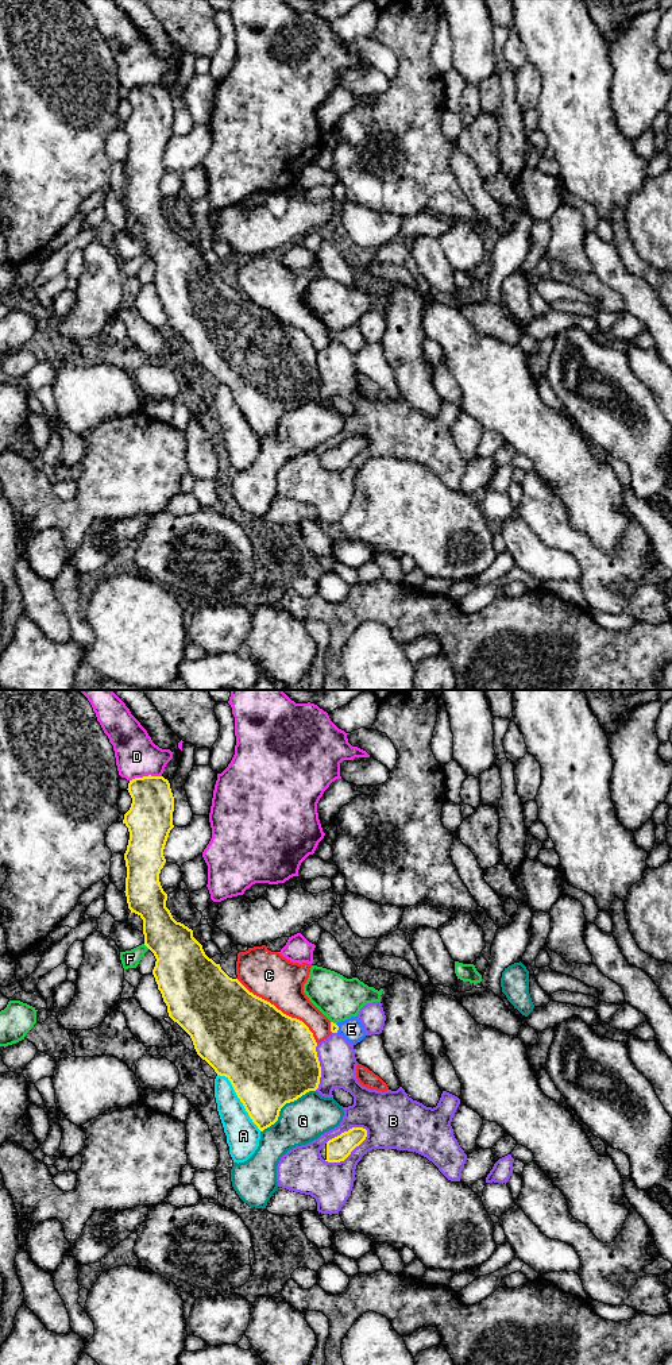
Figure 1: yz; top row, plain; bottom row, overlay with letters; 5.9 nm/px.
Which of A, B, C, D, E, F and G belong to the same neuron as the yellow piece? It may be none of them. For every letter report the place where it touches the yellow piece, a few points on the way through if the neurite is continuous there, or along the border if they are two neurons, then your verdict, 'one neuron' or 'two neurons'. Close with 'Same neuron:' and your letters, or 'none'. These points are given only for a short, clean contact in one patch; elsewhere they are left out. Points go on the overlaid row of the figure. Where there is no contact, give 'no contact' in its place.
A: contact yz (240, 1101); two neurons
B: contact yz (348, 1155); two neurons
C: contact yz (280, 1010); two neurons
D: contact yz (145, 777); two neurons
E: contact yz (338, 1028); way yz (333, 1028), (338, 1028), (351, 1029); one neuron
F: contact yz (146, 945); two neurons
G: contact yz (284, 1105); two neurons
Same neuron: E

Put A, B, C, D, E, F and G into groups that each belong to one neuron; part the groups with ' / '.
A / B / C / D / E / F / G

